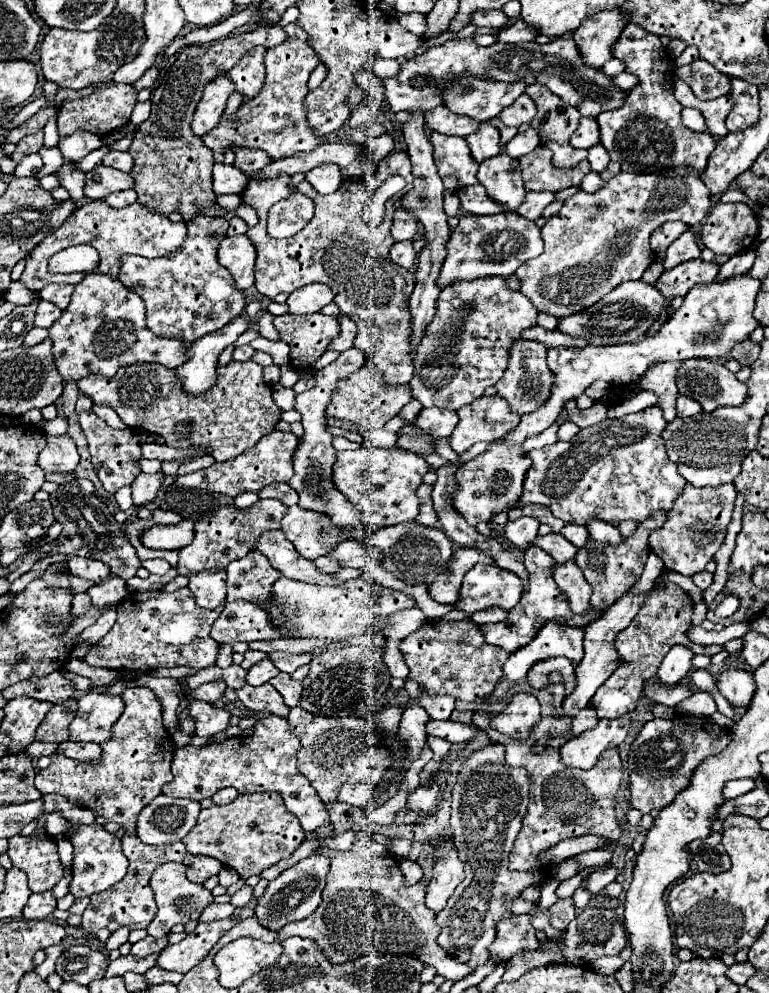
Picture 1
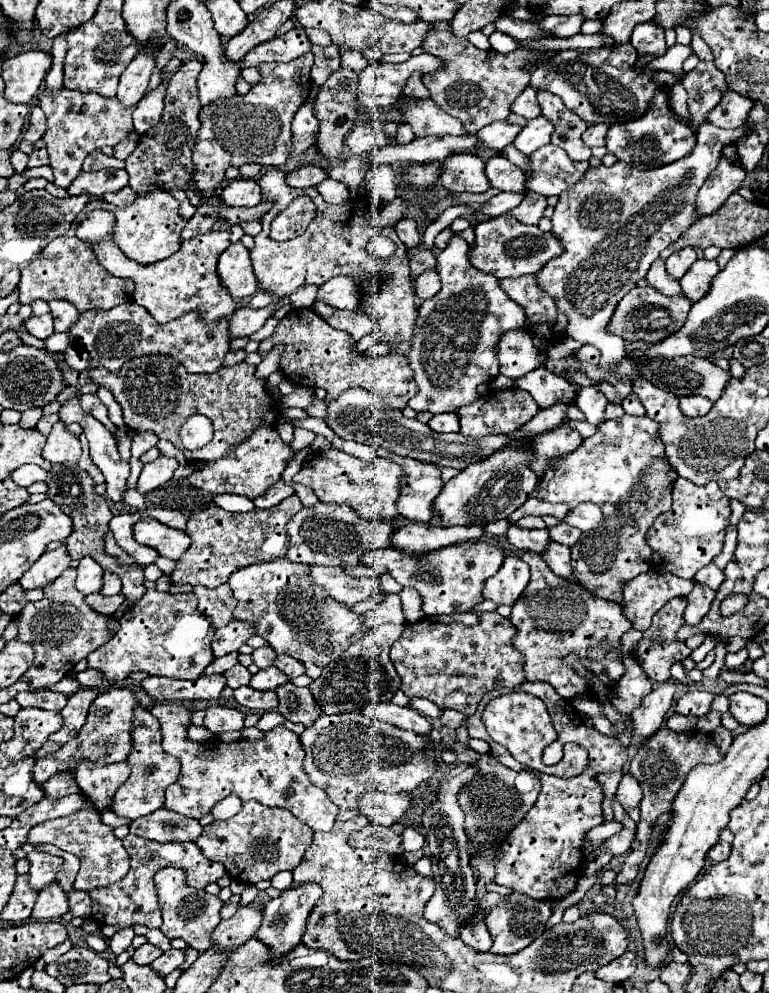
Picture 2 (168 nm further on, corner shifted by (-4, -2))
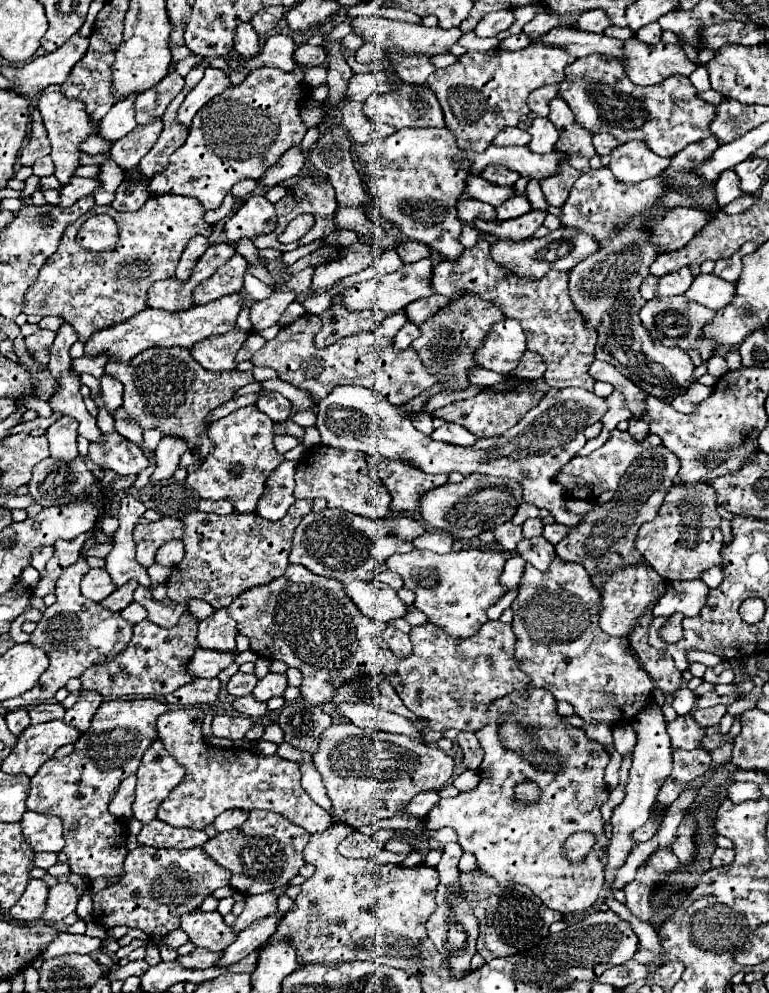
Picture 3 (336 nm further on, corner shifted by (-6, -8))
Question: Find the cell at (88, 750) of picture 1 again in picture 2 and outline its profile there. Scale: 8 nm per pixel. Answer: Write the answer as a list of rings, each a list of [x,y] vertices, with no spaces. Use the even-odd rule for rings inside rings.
[[[79,762],[75,780],[83,794],[87,794],[99,812],[111,810],[111,802],[115,796],[115,790],[123,786],[123,782],[129,778],[131,768],[127,762],[117,762],[111,766],[99,766],[93,762]]]

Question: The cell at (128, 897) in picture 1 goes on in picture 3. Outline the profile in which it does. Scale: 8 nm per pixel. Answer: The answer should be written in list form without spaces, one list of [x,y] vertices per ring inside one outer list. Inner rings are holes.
[[[137,846],[125,858],[125,876],[117,884],[107,886],[93,896],[93,922],[103,928],[115,928],[123,924],[129,928],[143,930],[145,934],[149,934],[149,938],[161,938],[177,928],[177,916],[181,916],[181,912],[191,912],[193,908],[199,908],[205,896],[209,896],[221,886],[229,886],[229,878],[231,872],[217,866],[203,852],[203,848],[165,850]],[[167,874],[177,876],[175,886],[179,886],[177,892],[171,896],[171,904],[163,902],[161,894],[161,890],[165,888]]]

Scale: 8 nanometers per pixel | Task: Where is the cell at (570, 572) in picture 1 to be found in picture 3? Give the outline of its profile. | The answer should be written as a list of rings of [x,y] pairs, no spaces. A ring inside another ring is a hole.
[[[543,536],[531,538],[531,540],[523,538],[523,540],[521,540],[521,546],[517,546],[517,552],[519,552],[527,562],[531,562],[537,570],[541,570],[541,572],[547,572],[549,566],[551,566],[551,562],[557,558],[555,546],[549,544]]]

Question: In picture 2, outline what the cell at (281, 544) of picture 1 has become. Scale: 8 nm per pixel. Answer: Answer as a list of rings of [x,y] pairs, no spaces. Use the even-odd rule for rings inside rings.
[[[311,566],[311,578],[315,584],[325,588],[331,594],[331,598],[347,606],[383,594],[379,578],[353,578],[345,574],[343,568]]]

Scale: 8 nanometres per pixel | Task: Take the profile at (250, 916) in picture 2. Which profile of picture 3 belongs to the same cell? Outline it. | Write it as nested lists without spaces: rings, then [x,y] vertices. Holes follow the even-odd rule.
[[[273,892],[267,894],[259,894],[259,896],[247,896],[245,898],[245,908],[243,912],[237,916],[235,924],[231,926],[231,930],[235,934],[239,934],[241,930],[245,930],[249,924],[253,924],[259,918],[267,918],[271,914],[277,912],[277,896]]]

